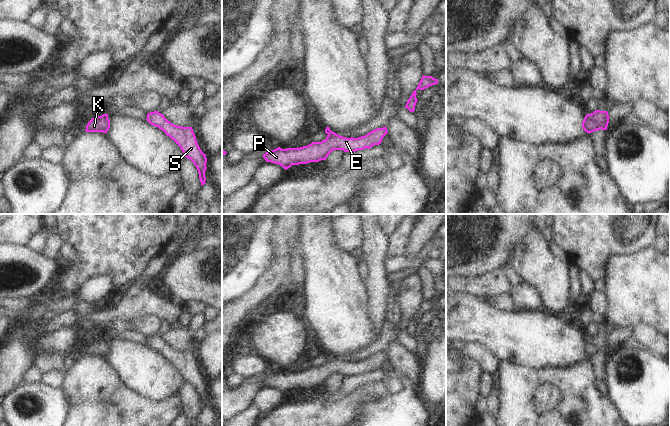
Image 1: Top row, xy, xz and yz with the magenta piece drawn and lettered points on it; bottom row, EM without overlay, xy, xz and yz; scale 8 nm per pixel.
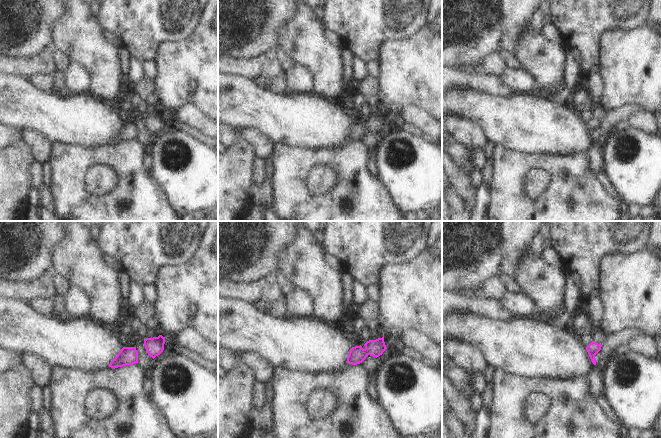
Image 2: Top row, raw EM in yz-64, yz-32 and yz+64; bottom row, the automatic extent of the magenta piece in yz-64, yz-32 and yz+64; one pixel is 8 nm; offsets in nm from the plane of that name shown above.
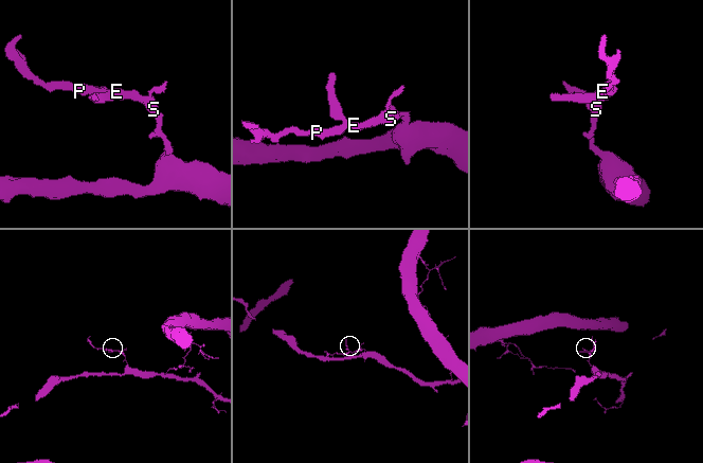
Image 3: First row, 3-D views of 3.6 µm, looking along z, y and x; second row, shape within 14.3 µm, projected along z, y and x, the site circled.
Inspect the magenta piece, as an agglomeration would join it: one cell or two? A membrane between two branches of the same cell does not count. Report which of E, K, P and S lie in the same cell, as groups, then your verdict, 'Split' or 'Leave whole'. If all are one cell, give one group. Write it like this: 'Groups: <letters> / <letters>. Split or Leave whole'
Groups: E P S / K. Split

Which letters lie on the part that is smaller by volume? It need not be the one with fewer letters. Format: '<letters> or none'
K

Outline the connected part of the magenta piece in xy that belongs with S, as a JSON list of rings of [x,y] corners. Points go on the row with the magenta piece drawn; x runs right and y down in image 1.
[[[158,111],[147,114],[146,119],[151,125],[165,132],[182,150],[184,156],[190,159],[196,166],[201,186],[206,184],[205,171],[207,169],[206,154],[200,149],[192,127],[182,127],[172,124]]]

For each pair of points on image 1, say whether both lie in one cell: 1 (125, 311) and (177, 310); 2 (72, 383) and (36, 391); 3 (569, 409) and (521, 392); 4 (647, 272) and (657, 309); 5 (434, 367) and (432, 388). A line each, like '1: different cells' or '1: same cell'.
1: same cell
2: different cells
3: same cell
4: same cell
5: same cell

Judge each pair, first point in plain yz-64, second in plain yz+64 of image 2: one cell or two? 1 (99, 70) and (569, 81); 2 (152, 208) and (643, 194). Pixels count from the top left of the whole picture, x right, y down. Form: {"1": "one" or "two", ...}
{"1": "two", "2": "two"}

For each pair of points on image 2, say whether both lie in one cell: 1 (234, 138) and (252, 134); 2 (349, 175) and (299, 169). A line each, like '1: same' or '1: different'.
1: different
2: same

